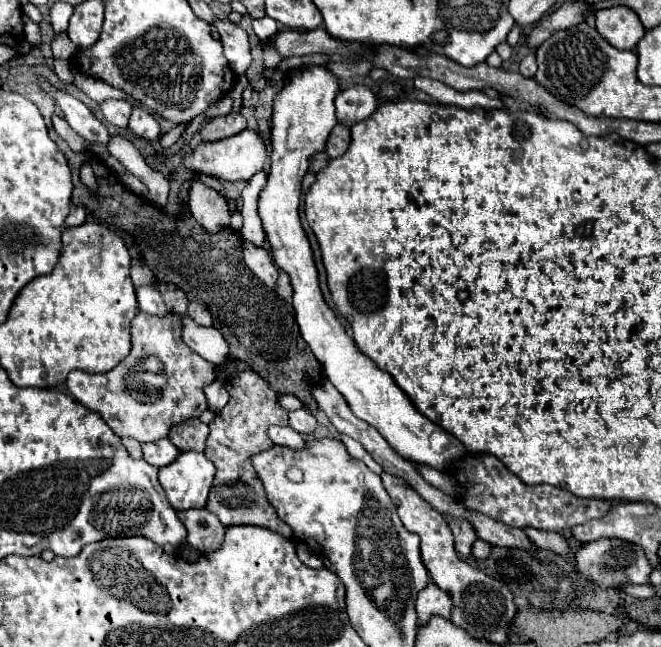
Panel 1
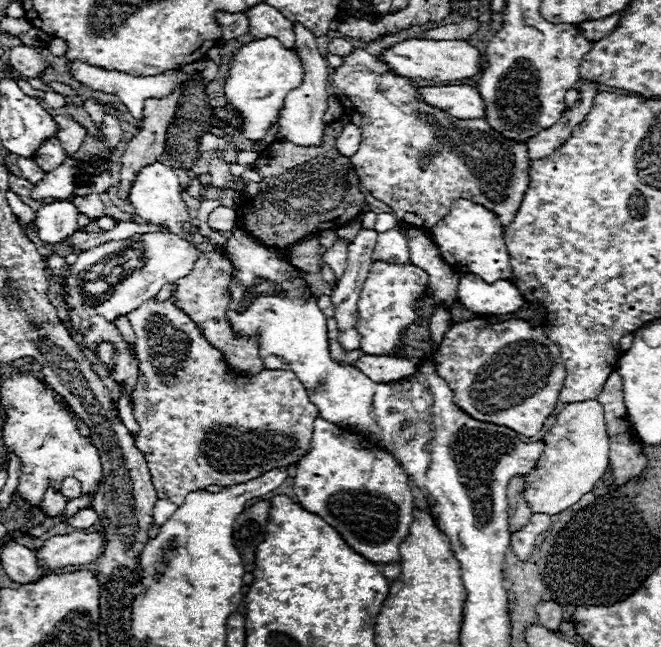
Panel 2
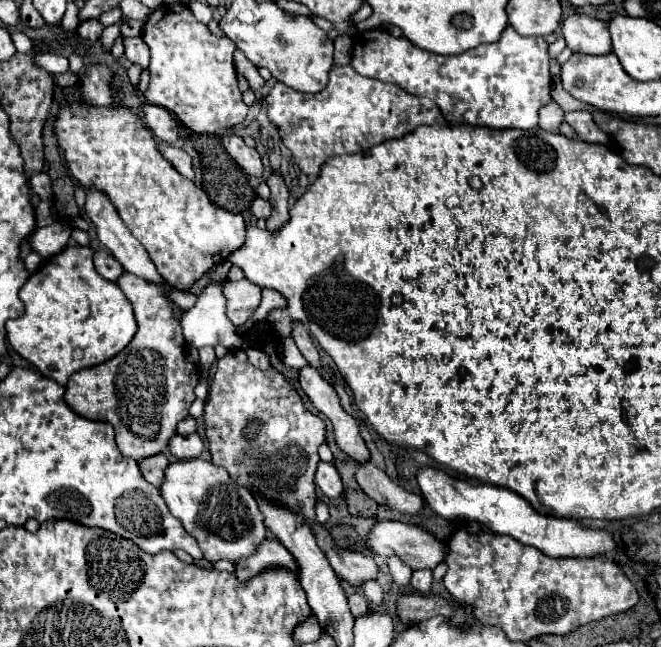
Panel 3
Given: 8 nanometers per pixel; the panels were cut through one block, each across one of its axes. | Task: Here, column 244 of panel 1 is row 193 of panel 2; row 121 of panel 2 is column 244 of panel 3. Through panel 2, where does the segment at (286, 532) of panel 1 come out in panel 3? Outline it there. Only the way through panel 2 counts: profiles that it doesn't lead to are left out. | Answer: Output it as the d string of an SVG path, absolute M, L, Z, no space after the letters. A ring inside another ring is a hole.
M244 350L226 352L226 356L216 362L216 372L210 384L210 400L204 408L204 424L212 462L216 466L224 466L238 484L254 488L262 496L302 514L312 526L318 546L328 556L330 566L342 580L350 582L358 590L364 582L376 580L378 566L374 558L336 546L330 534L316 524L314 472L320 462L318 446L324 442L326 424L320 416L314 416L304 408L300 394L284 380L282 374L274 368L268 372L250 368ZM272 418L284 418L288 422L288 432L280 442L274 442L268 434Z

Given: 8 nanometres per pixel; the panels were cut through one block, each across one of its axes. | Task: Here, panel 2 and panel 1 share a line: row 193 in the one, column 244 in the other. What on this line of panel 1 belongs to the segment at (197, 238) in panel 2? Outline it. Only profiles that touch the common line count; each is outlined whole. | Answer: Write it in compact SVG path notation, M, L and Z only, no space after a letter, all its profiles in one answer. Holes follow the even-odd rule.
M242 130L236 136L224 138L224 140L216 140L216 142L202 142L188 158L186 158L186 166L196 170L198 174L206 174L206 176L216 176L220 180L230 180L230 182L246 182L250 180L256 172L264 170L264 164L268 160L268 148L264 138L258 134L258 130Z

